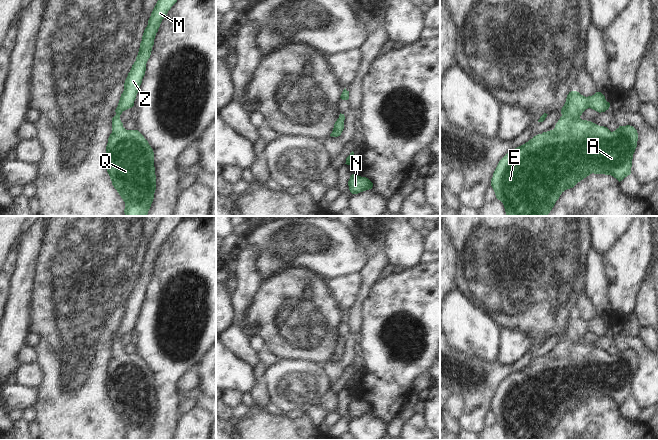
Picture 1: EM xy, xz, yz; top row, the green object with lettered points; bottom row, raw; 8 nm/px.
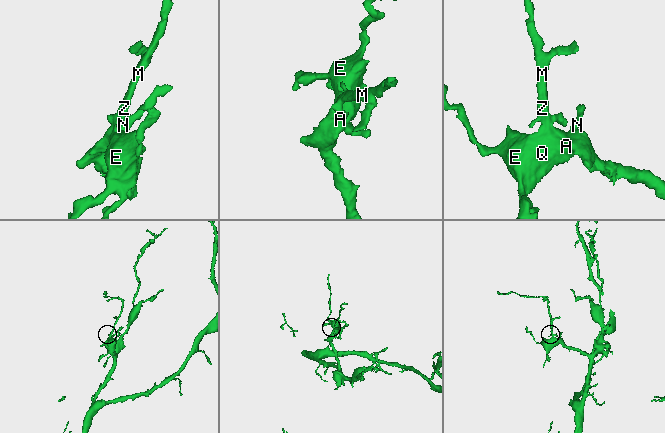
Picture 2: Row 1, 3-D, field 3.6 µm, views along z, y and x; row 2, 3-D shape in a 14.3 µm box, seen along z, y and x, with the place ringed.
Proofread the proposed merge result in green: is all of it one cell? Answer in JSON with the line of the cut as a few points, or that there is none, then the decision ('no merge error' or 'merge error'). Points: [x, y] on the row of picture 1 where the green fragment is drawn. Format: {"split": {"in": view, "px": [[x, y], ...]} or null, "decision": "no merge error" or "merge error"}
{"split": null, "decision": "no merge error"}

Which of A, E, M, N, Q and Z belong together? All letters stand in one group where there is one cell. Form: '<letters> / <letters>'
A E M N Q Z

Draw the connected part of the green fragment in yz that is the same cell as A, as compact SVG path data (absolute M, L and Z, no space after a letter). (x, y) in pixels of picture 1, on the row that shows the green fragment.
M571 91L553 130L534 136L510 150L499 161L491 186L496 198L503 203L506 216L547 216L565 190L573 188L592 173L611 175L619 182L631 174L637 130L626 125L611 132L607 127L580 118L588 108L601 113L609 107L610 103L601 92L585 97Z

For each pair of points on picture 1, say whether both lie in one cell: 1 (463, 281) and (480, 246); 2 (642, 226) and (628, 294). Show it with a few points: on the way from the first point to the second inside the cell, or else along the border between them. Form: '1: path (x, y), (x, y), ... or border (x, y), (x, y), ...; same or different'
1: path (472, 272), (480, 264), (480, 255); same
2: path (636, 243), (628, 259), (628, 277); same

